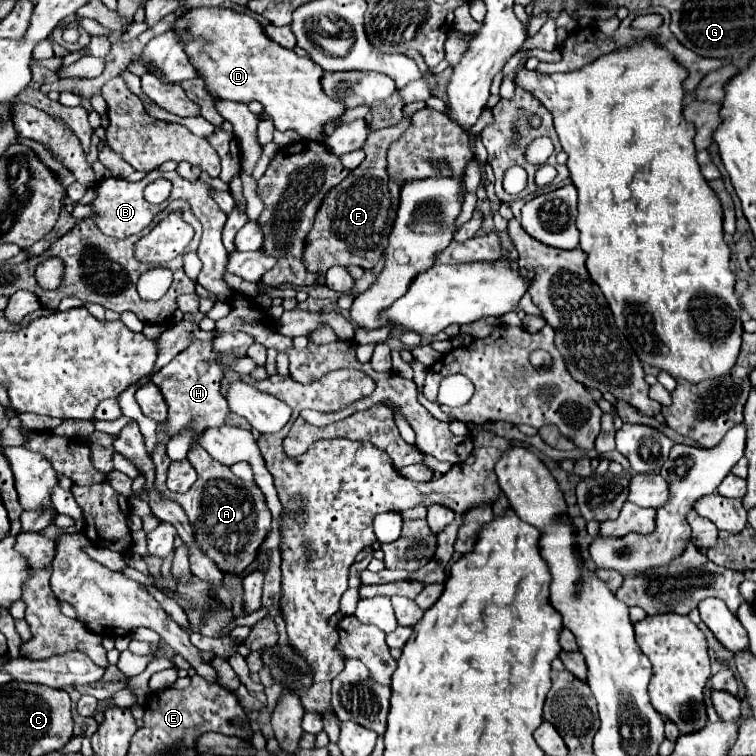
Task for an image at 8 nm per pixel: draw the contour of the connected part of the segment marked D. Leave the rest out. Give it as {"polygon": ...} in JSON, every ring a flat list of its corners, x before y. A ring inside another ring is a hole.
{"polygon":[[198,7,190,9,184,17,180,17,174,25,174,29,186,39,186,51,198,67,202,79,206,81,206,91,212,95,220,95,222,99,230,101,258,101,264,107,264,113,274,121,274,127,278,131,296,131,302,139,312,139,318,141,318,137,324,137,324,127,326,123,338,123,346,111,342,101,330,99,324,89,322,89,322,75,320,67,312,63,308,57,298,57,292,49,284,49,278,43,272,43,264,31,262,25,244,13,224,9,224,7]]}

